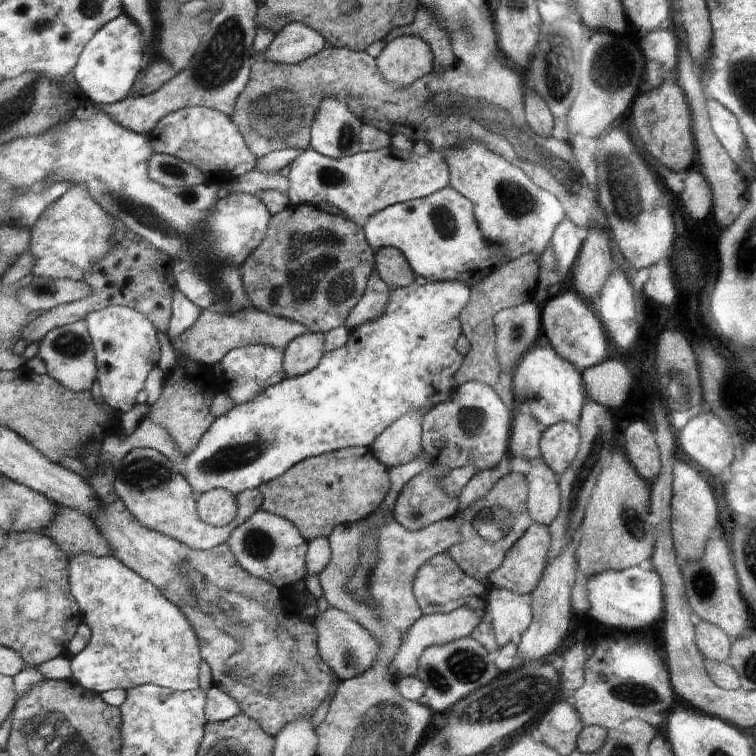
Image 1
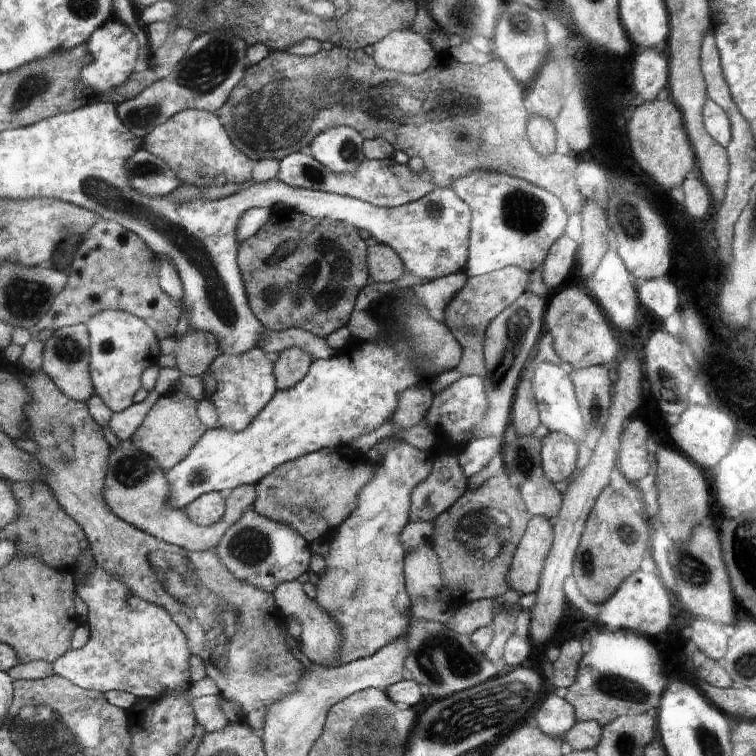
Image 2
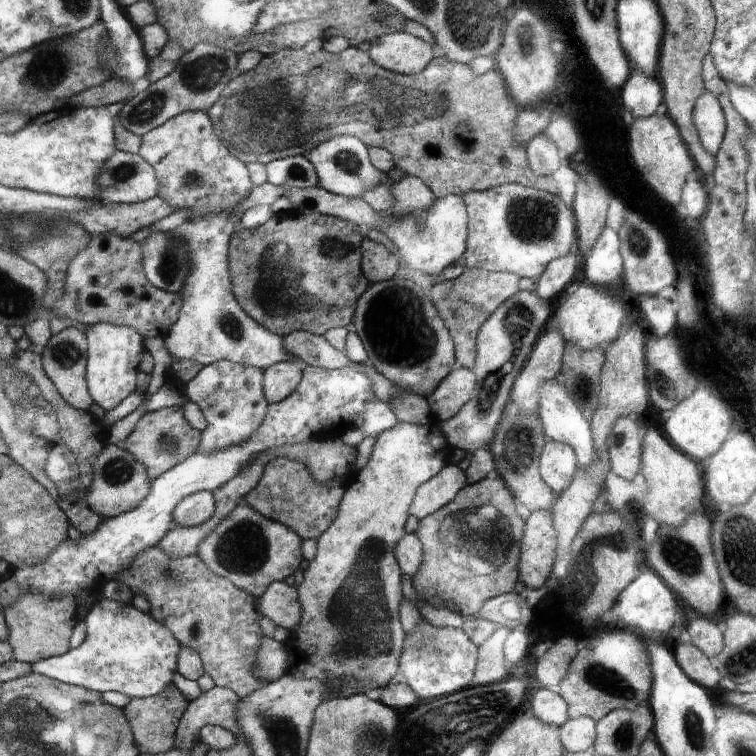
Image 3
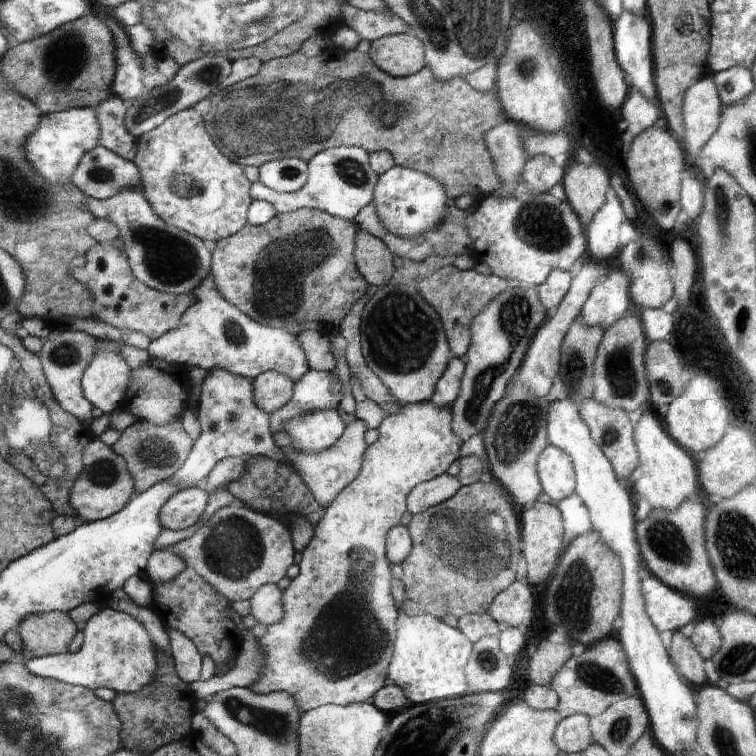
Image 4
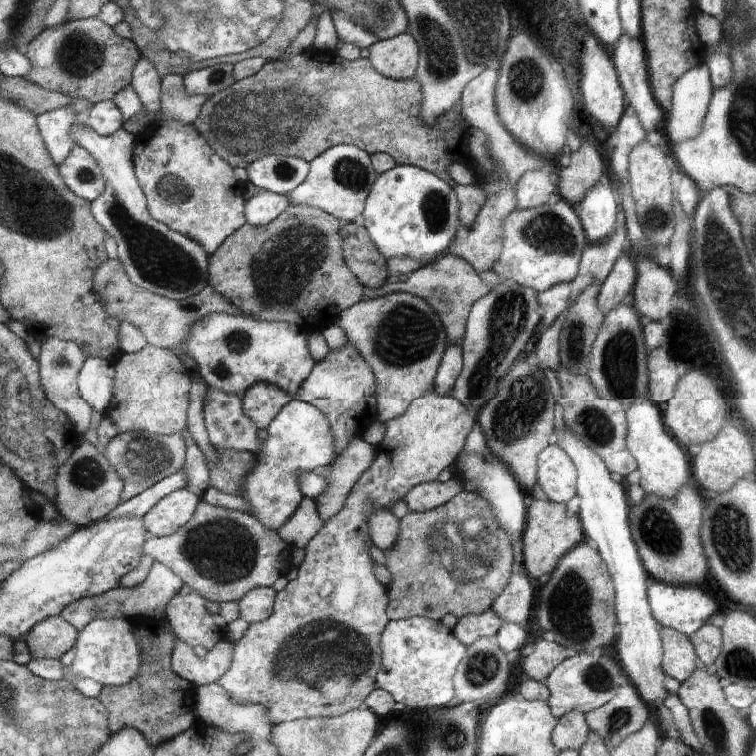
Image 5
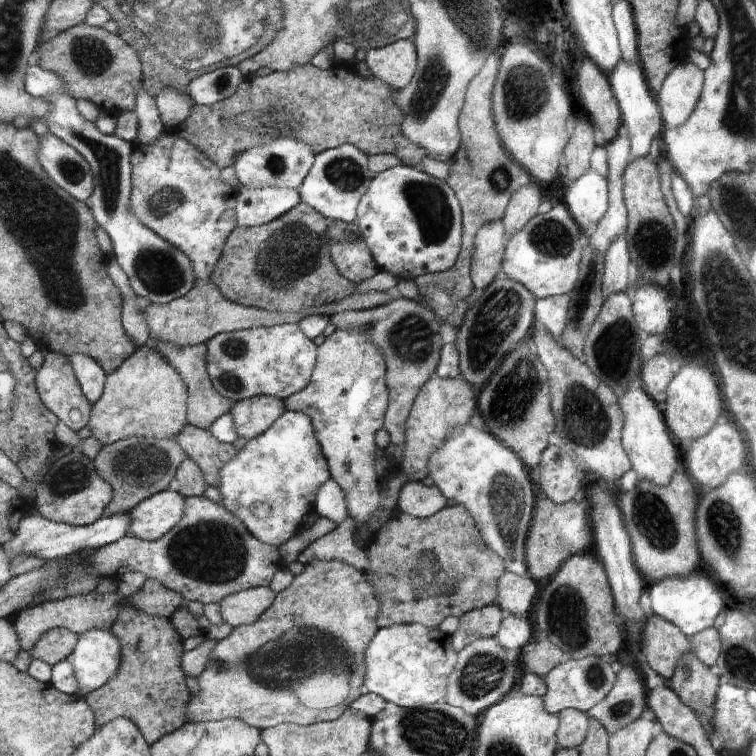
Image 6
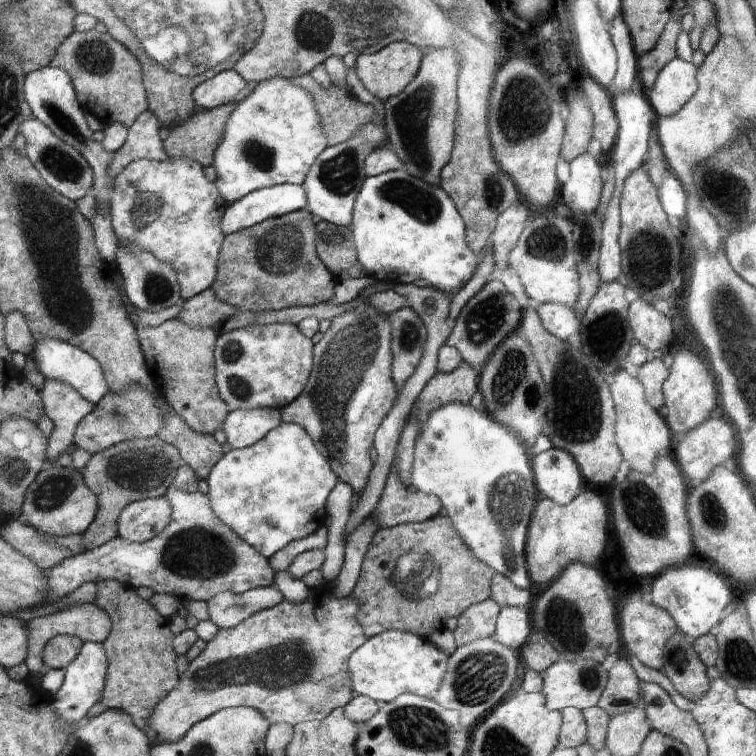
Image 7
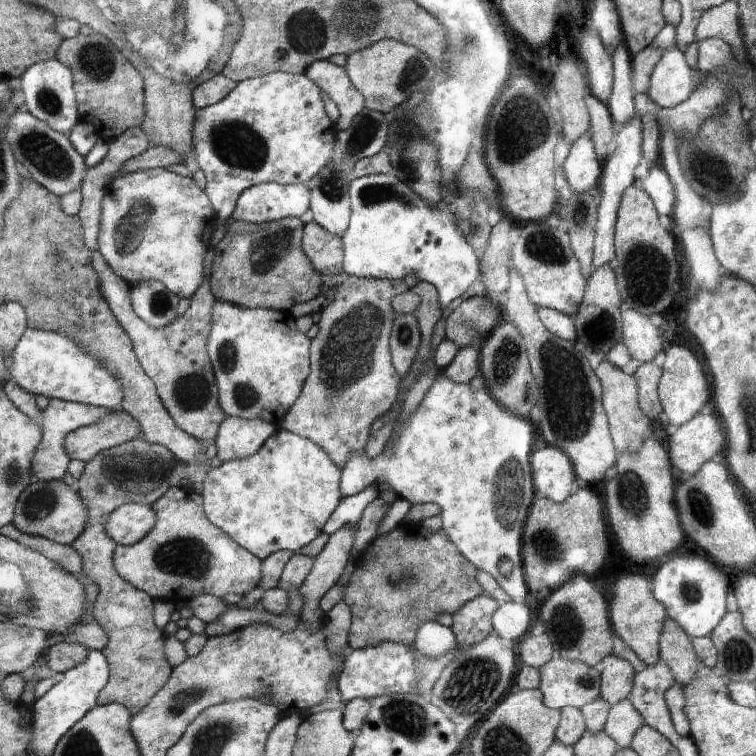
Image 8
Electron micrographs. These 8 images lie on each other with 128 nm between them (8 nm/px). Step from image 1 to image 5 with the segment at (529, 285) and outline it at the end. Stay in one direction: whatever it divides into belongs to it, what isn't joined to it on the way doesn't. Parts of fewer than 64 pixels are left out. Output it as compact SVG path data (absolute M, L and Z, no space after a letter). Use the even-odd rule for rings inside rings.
M452 253L417 268L406 281L398 283L396 288L400 288L401 292L412 293L431 305L443 322L450 345L461 344L470 307L492 290L491 285L480 279L471 264Z

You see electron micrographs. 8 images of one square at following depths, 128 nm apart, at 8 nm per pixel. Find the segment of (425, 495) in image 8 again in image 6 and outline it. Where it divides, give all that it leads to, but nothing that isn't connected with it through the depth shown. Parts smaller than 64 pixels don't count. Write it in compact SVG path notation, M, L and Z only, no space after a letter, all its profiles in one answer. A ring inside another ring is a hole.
M470 424L452 430L448 442L436 448L431 456L430 478L448 500L462 504L472 514L472 520L480 526L488 548L507 561L508 572L529 576L524 544L534 512L534 490L526 465L512 449L486 428L474 428ZM332 478L328 479L319 489L315 507L319 517L328 518L338 525L344 522L344 519L348 516L346 494L342 492L342 488Z

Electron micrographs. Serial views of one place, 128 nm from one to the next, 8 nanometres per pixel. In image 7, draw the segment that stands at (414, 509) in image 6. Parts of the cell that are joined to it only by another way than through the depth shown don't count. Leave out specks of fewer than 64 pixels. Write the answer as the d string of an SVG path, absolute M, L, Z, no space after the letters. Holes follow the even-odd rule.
M402 306L390 315L392 352L396 352L396 388L407 386L427 352L427 326L410 306ZM396 448L396 454L394 454L394 459L392 460L392 465L390 466L390 471L388 474L388 478L385 482L384 490L382 491L382 496L380 497L380 502L376 505L374 509L374 520L376 520L376 524L378 524L378 529L393 527L398 524L406 524L412 522L424 522L425 520L432 519L434 516L438 515L443 504L442 501L437 496L432 496L432 494L424 494L424 492L418 492L415 488L409 488L408 486L402 484L397 472L397 463L396 456L398 452L398 448Z

